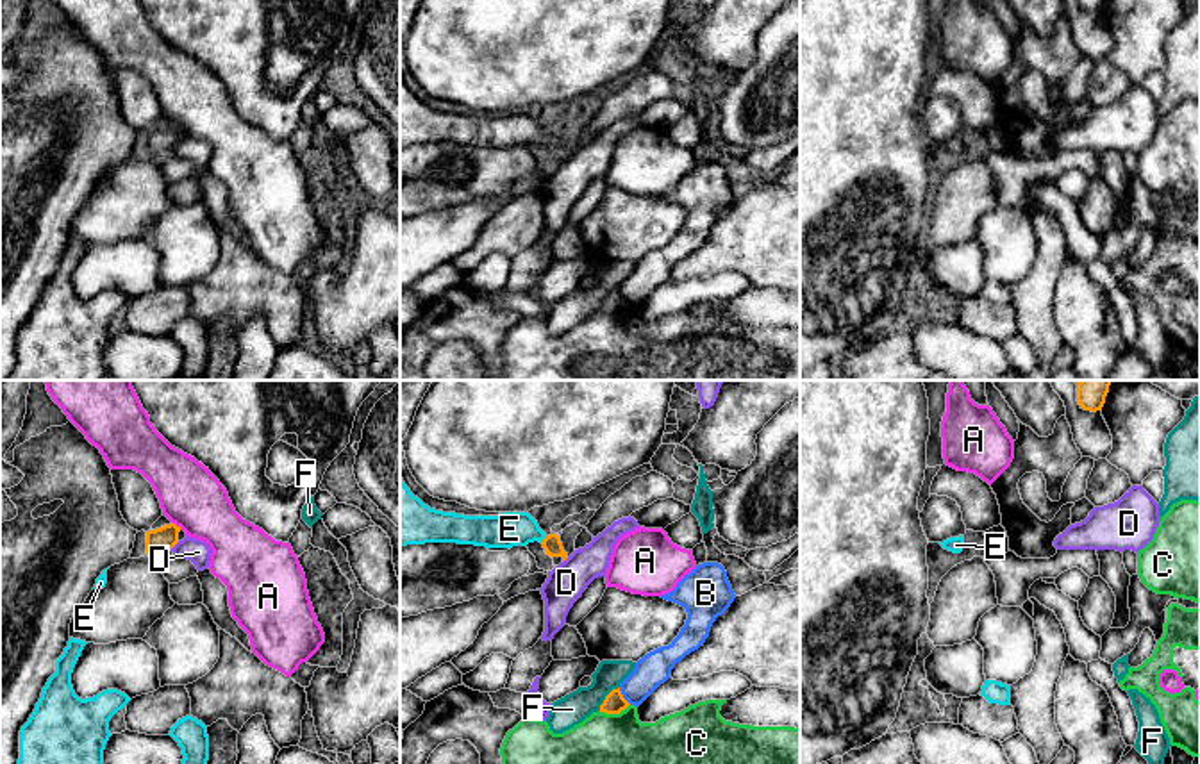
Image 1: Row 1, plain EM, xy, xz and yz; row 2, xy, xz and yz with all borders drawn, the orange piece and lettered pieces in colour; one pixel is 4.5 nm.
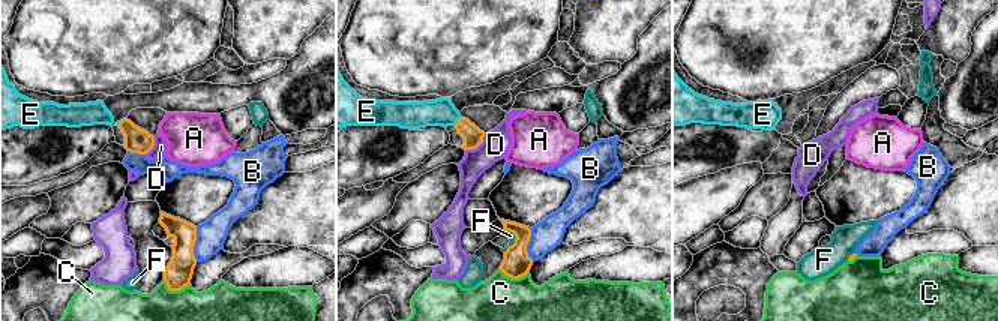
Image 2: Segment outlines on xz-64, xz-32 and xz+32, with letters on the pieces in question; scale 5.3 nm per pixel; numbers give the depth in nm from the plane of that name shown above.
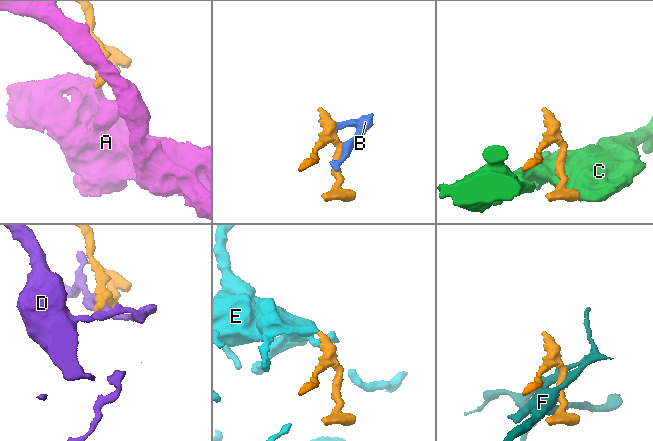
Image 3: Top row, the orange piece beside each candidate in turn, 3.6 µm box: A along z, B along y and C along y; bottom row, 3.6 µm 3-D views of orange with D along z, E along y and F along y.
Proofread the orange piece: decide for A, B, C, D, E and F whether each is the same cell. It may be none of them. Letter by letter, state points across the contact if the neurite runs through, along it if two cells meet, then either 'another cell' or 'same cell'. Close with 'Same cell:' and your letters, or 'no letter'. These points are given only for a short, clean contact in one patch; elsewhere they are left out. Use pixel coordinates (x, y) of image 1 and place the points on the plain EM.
A: along xy (172, 122), (181, 129) | another cell
B: another cell
C: another cell
D: along xy (179, 141), (170, 149) | another cell
E: across xz (552, 145), (543, 140), (525, 129), (509, 129) | same cell
F: along xz (618, 286), (599, 309) | another cell
Same cell: E

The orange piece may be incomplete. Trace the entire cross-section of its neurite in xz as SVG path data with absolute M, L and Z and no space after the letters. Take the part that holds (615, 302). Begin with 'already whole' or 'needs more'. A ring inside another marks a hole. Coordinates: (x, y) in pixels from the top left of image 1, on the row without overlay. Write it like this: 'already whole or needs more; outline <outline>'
already whole; outline M620 287L618 289L612 289L604 303L600 305L600 312L605 312L605 314L620 314L621 311L625 311L630 303L623 298Z

